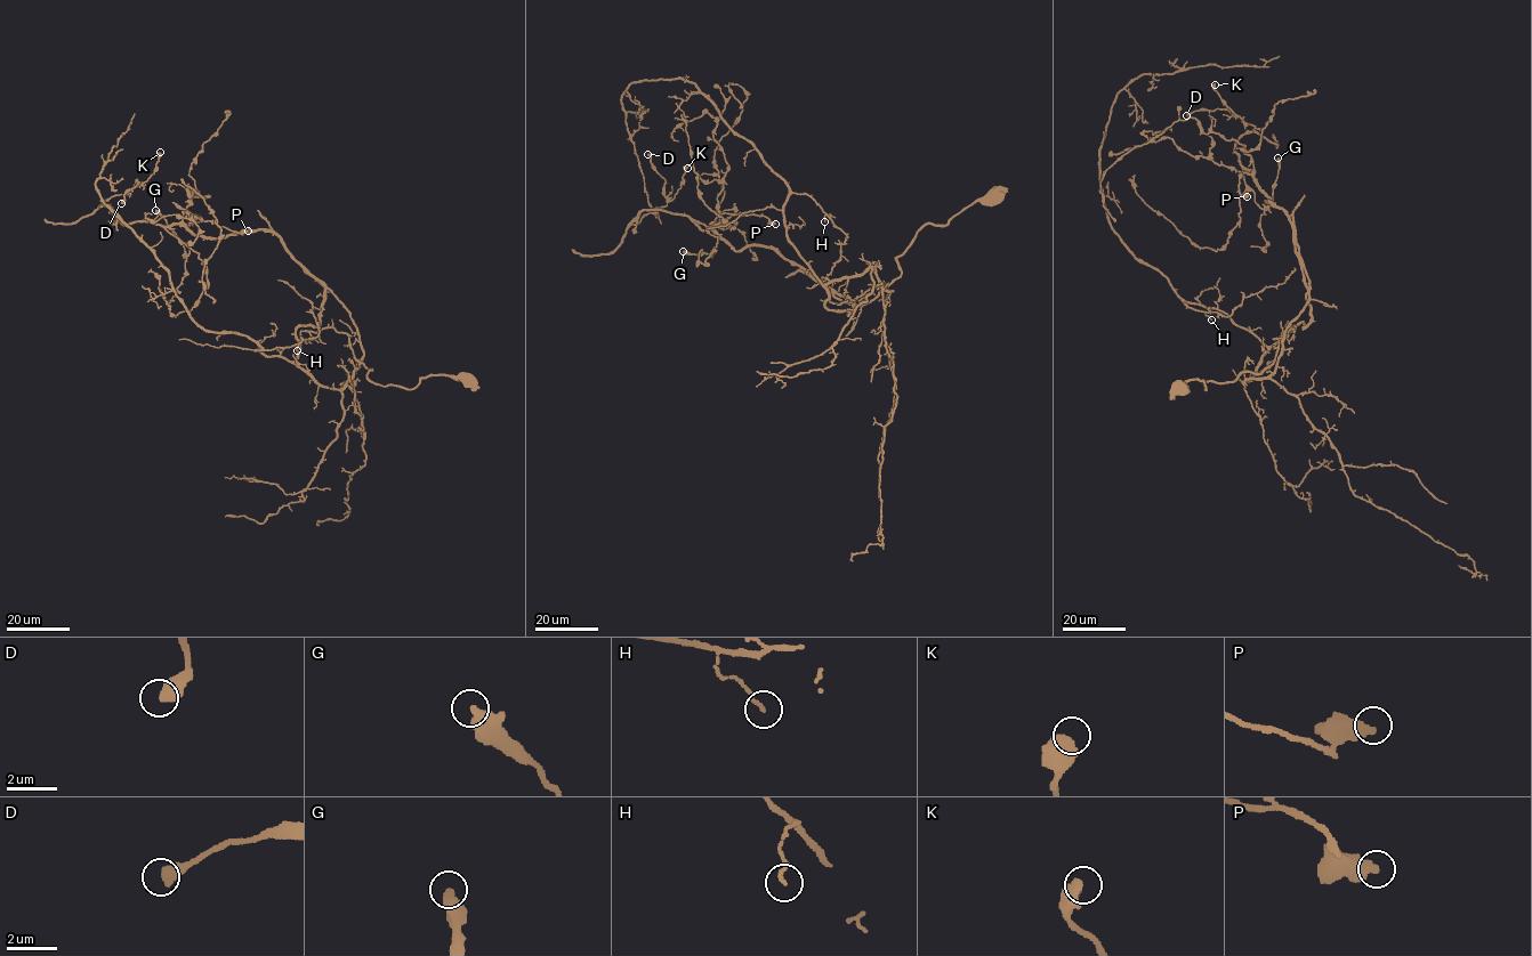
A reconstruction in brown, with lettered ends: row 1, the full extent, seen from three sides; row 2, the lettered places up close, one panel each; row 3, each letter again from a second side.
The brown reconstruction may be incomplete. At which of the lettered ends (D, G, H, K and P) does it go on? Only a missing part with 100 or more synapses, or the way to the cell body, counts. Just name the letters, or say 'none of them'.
none of them

